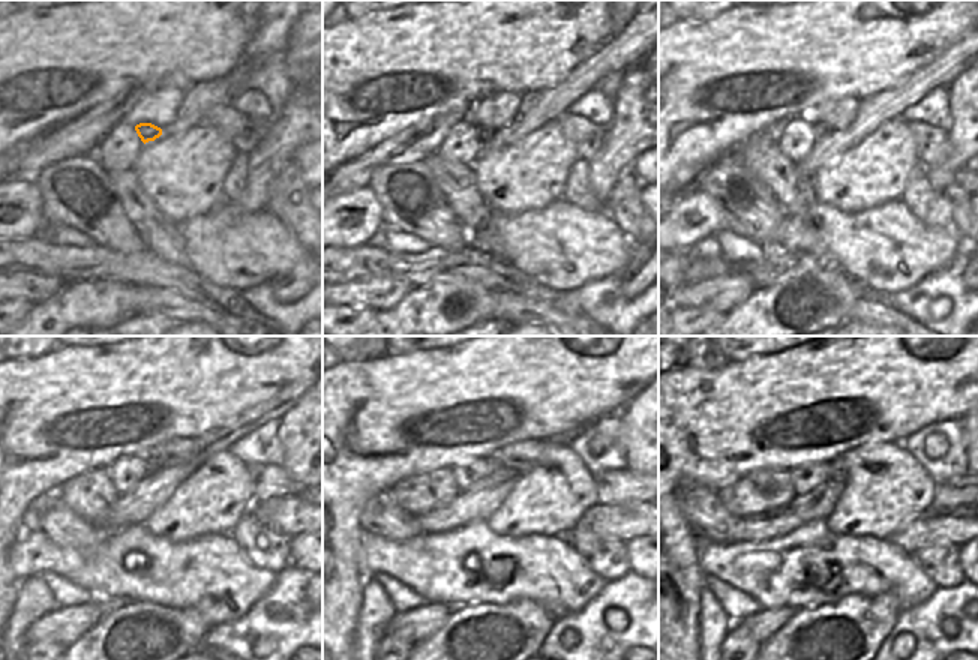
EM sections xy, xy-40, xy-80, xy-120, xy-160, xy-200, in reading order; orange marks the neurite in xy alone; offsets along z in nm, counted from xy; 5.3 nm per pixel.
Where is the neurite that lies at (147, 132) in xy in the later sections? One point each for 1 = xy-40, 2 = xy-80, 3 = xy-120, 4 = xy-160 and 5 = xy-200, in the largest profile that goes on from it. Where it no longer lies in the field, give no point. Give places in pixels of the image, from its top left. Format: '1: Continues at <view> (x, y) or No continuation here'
1: Continues at xy-40 (483, 132)
2: Continues at xy-80 (819, 129)
3: Continues at xy-120 (152, 465)
4: Continues at xy-160 (495, 467)
5: Continues at xy-200 (839, 471)

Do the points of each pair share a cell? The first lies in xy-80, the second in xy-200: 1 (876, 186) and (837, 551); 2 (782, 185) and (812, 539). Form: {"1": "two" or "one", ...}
{"1": "two", "2": "two"}

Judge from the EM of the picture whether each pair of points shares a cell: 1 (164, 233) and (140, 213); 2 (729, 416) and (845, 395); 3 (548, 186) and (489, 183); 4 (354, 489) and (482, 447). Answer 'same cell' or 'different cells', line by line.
1: same cell
2: same cell
3: same cell
4: same cell

